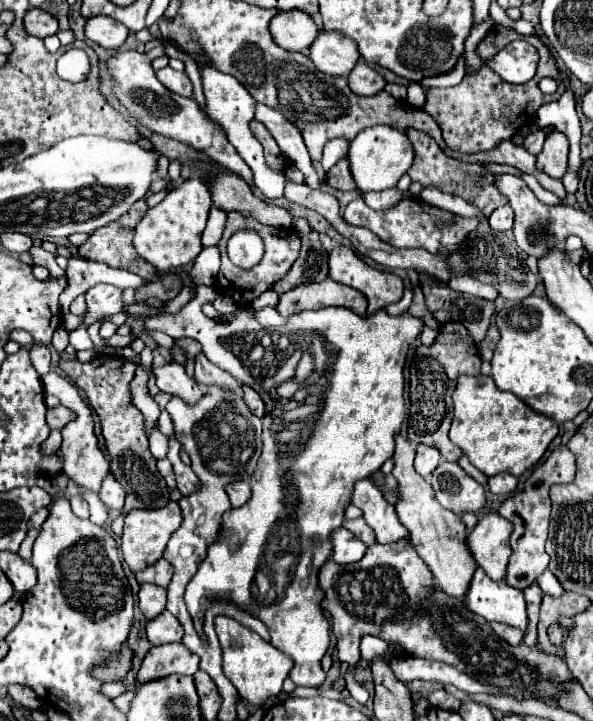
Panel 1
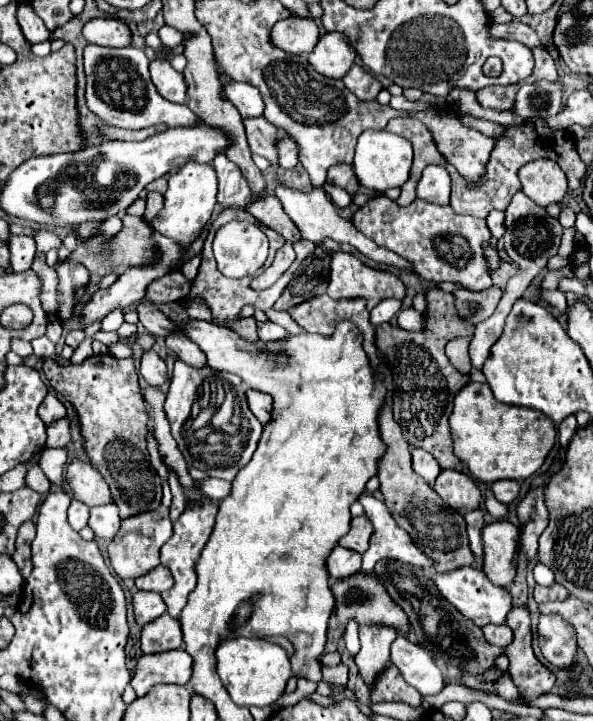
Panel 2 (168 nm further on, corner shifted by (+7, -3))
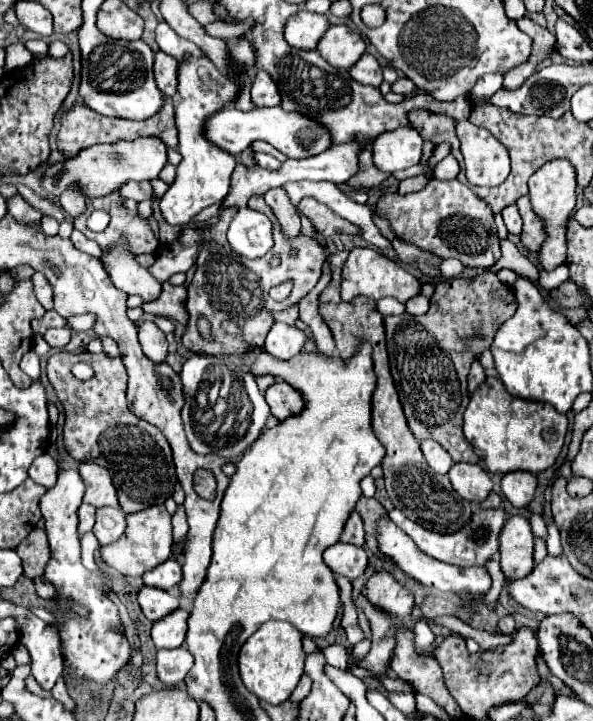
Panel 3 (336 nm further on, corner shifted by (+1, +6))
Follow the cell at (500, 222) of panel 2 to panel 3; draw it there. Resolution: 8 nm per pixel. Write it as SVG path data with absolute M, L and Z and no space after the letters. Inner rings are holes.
M507 206L503 210L503 220L505 220L509 234L521 234L521 216L519 216L517 206Z

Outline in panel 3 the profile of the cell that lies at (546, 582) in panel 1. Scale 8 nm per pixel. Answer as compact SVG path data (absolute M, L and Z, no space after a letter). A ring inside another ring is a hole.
M549 518L545 524L547 524L547 530L549 530L549 538L547 538L547 552L549 552L549 556L561 554L561 536L559 536L559 528L555 526L553 518Z

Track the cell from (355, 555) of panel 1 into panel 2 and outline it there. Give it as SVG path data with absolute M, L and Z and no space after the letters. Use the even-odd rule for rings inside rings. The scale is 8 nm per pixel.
M337 545L329 559L327 559L327 571L331 577L339 579L339 577L347 577L353 575L361 569L361 555L357 551L349 551L341 545Z

